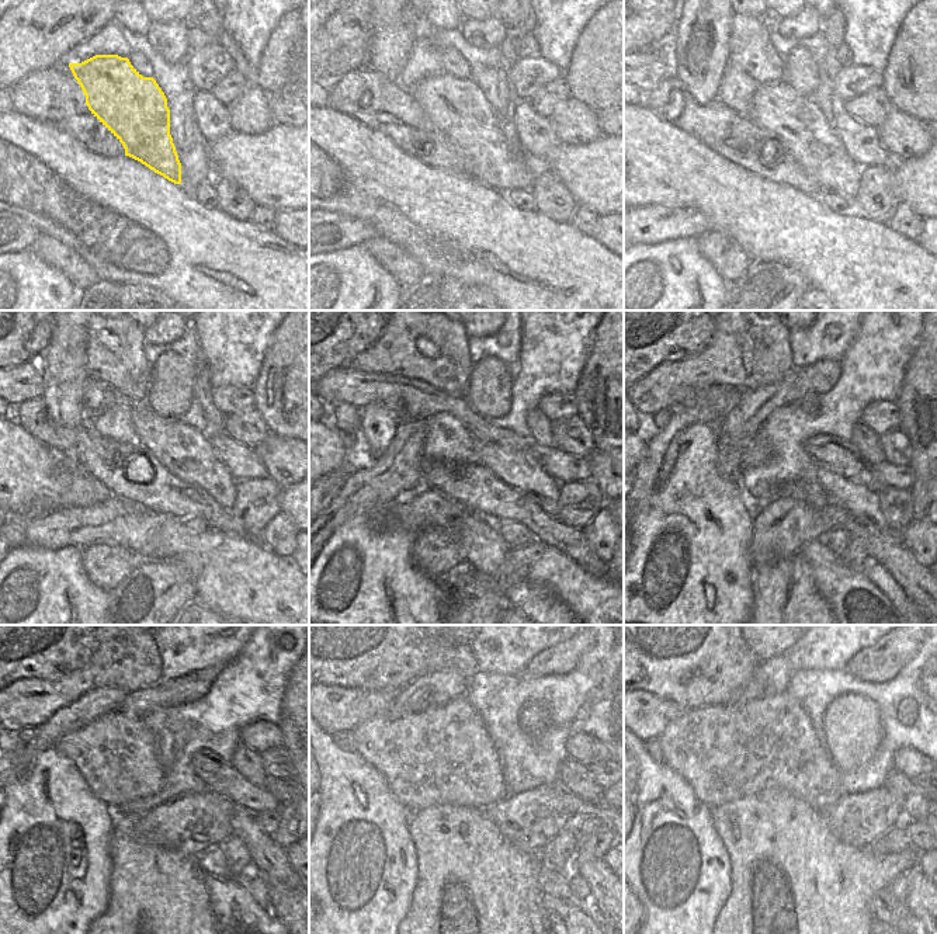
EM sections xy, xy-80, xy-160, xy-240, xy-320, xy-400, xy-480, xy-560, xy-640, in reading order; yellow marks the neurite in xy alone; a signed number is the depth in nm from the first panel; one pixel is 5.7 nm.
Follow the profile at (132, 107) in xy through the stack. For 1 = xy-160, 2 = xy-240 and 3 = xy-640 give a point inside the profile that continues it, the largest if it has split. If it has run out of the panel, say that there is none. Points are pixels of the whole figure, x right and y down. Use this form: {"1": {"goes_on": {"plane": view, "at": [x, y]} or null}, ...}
{"1": {"goes_on": {"plane": "xy-160", "at": [802, 129]}}, "2": {"goes_on": {"plane": "xy-240", "at": [186, 452]}}, "3": {"goes_on": {"plane": "xy-640", "at": [909, 902]}}}

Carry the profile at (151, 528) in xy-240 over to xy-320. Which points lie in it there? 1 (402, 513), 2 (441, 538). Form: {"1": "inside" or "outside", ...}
{"1": "inside", "2": "outside"}

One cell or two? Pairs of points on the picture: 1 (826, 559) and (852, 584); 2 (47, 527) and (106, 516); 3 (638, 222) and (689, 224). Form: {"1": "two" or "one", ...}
{"1": "one", "2": "one", "3": "one"}

